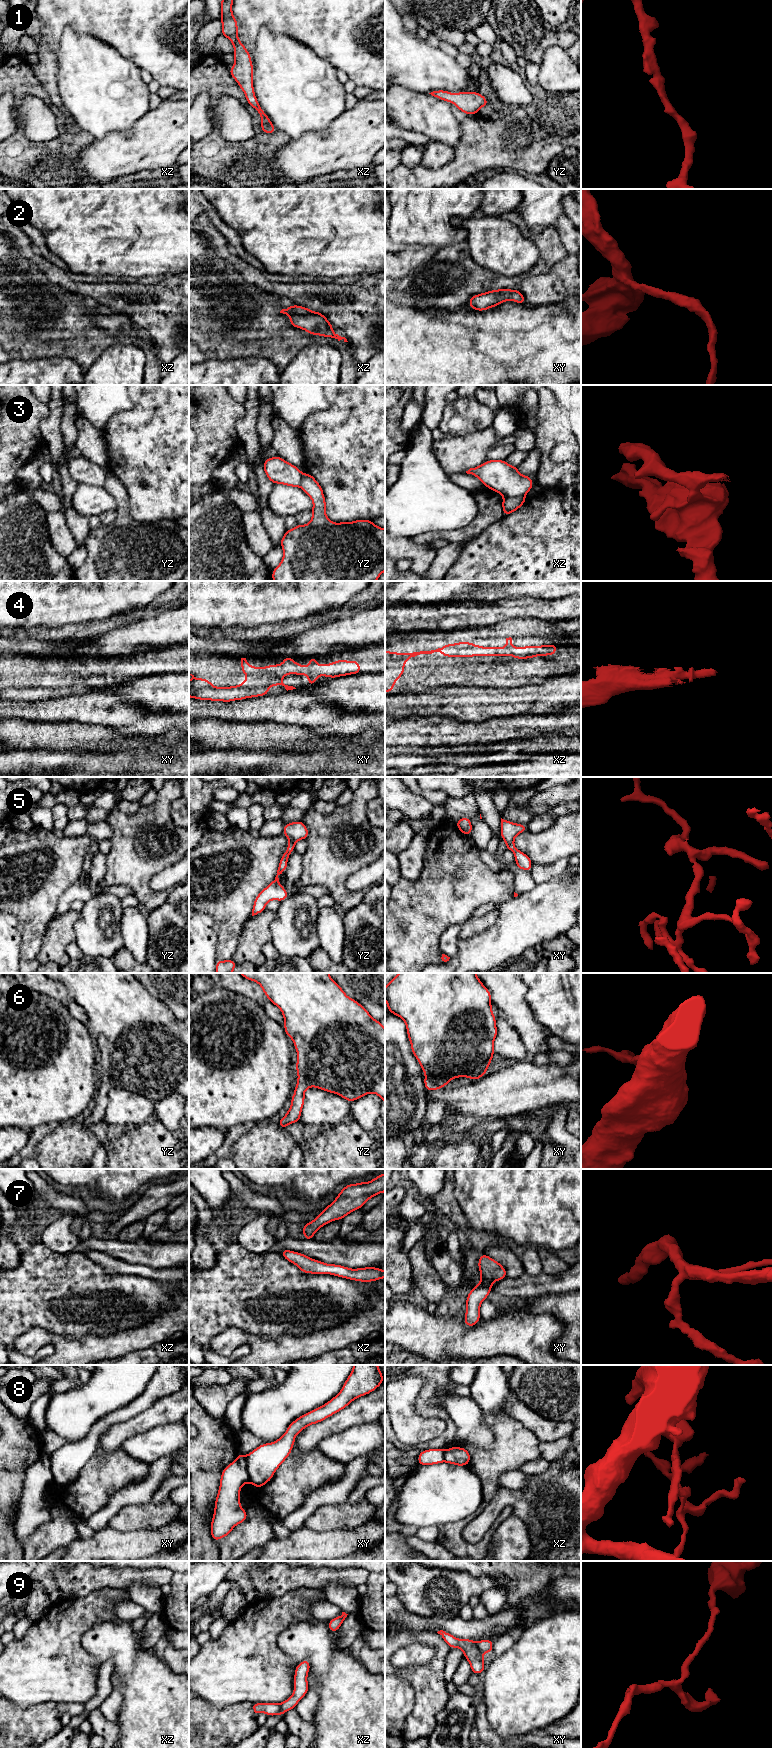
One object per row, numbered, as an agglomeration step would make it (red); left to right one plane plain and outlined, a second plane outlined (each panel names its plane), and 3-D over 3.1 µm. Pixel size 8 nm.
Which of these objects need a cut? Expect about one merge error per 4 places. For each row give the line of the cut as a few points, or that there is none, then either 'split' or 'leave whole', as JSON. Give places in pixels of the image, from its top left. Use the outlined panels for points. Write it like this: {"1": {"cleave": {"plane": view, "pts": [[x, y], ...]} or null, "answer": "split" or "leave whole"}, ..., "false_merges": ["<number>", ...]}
{"1": {"cleave": null, "answer": "leave whole"}, "2": {"cleave": null, "answer": "leave whole"}, "3": {"cleave": {"plane": "xz", "pts": [[524, 495], [506, 496], [504, 498]]}, "answer": "split"}, "4": {"cleave": null, "answer": "leave whole"}, "5": {"cleave": null, "answer": "leave whole"}, "6": {"cleave": null, "answer": "leave whole"}, "7": {"cleave": null, "answer": "leave whole"}, "8": {"cleave": {"plane": "xy", "pts": [[245, 1456], [249, 1481]]}, "answer": "split"}, "9": {"cleave": {"plane": "xy", "pts": [[474, 1642], [481, 1653]]}, "answer": "split"}, "false_merges": ["3", "8", "9"]}

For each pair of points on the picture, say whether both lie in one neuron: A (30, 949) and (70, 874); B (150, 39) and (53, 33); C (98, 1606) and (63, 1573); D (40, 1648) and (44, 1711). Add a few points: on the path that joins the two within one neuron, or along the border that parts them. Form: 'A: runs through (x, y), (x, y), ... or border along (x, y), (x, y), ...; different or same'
A: runs through (32, 930), (33, 910), (51, 892); same
B: runs through (126, 20), (76, 20); same
C: border along (109, 1586), (104, 1586), (84, 1596), (65, 1600); different
D: border along (55, 1702), (42, 1702), (20, 1708); different

